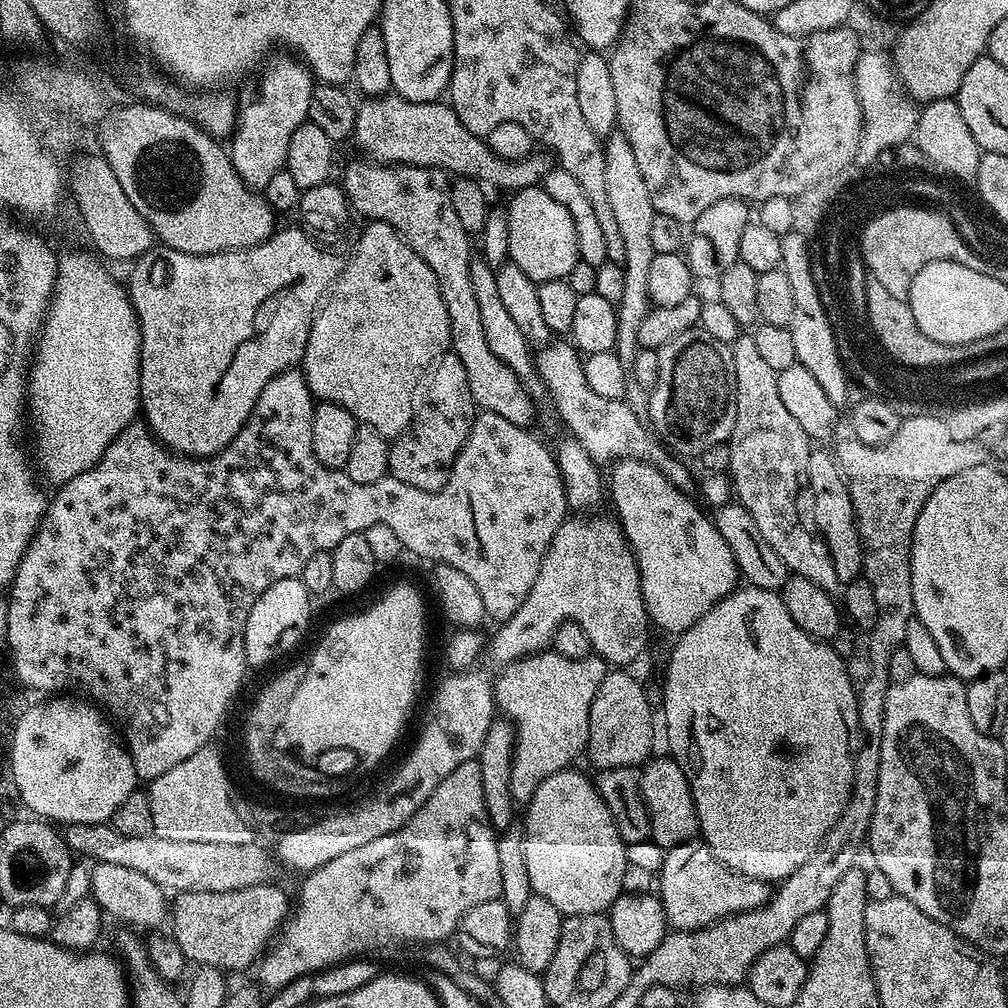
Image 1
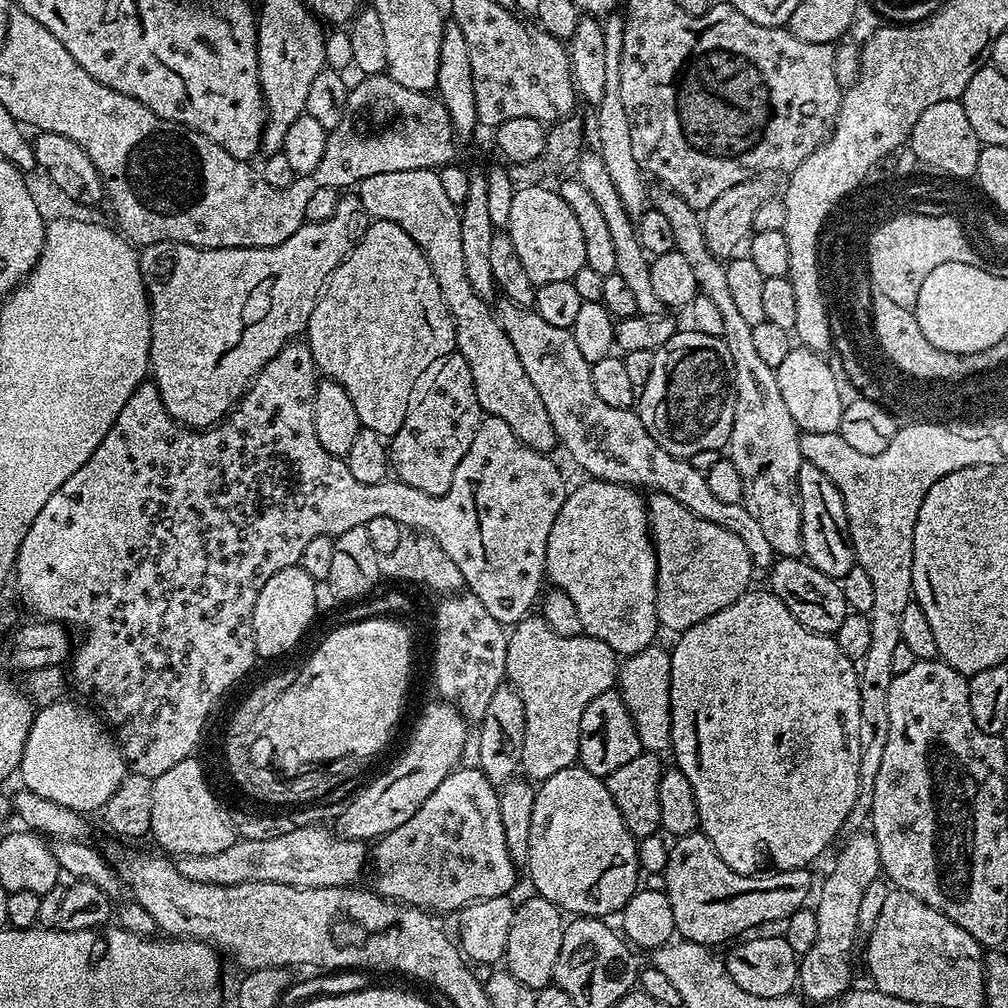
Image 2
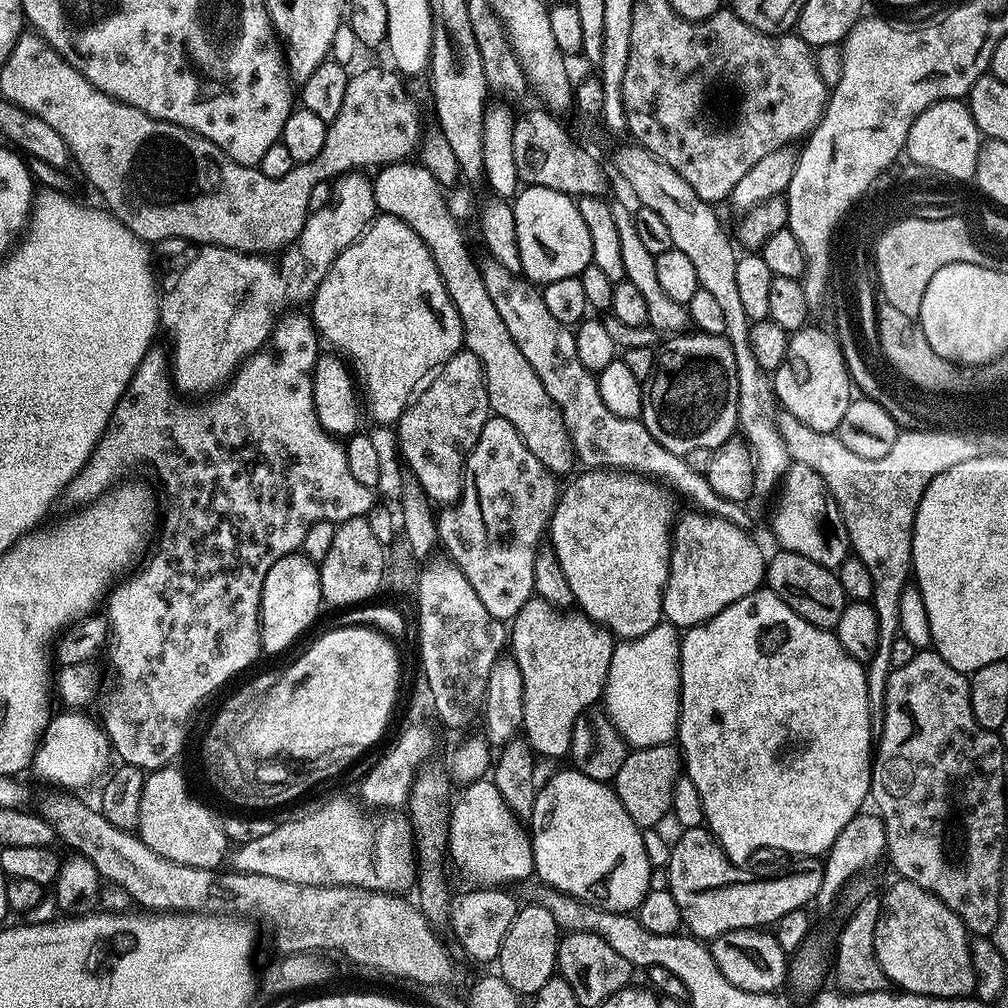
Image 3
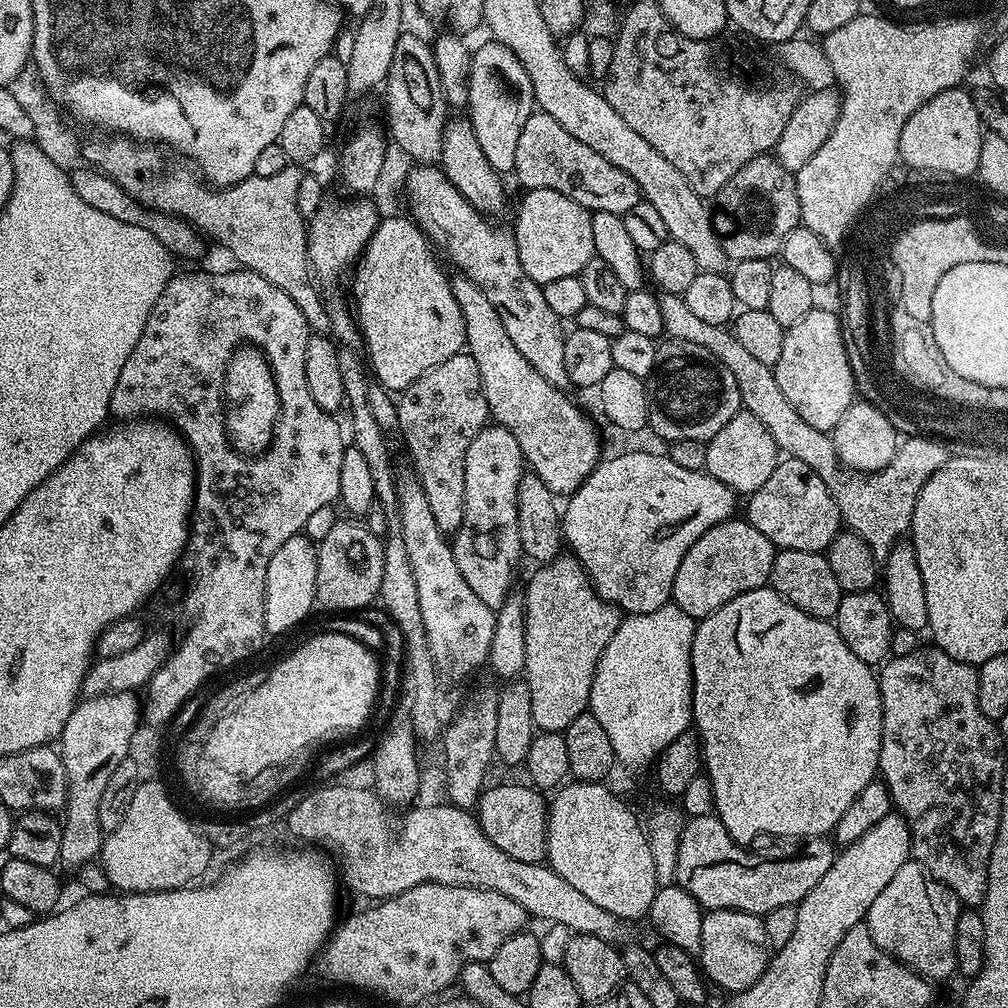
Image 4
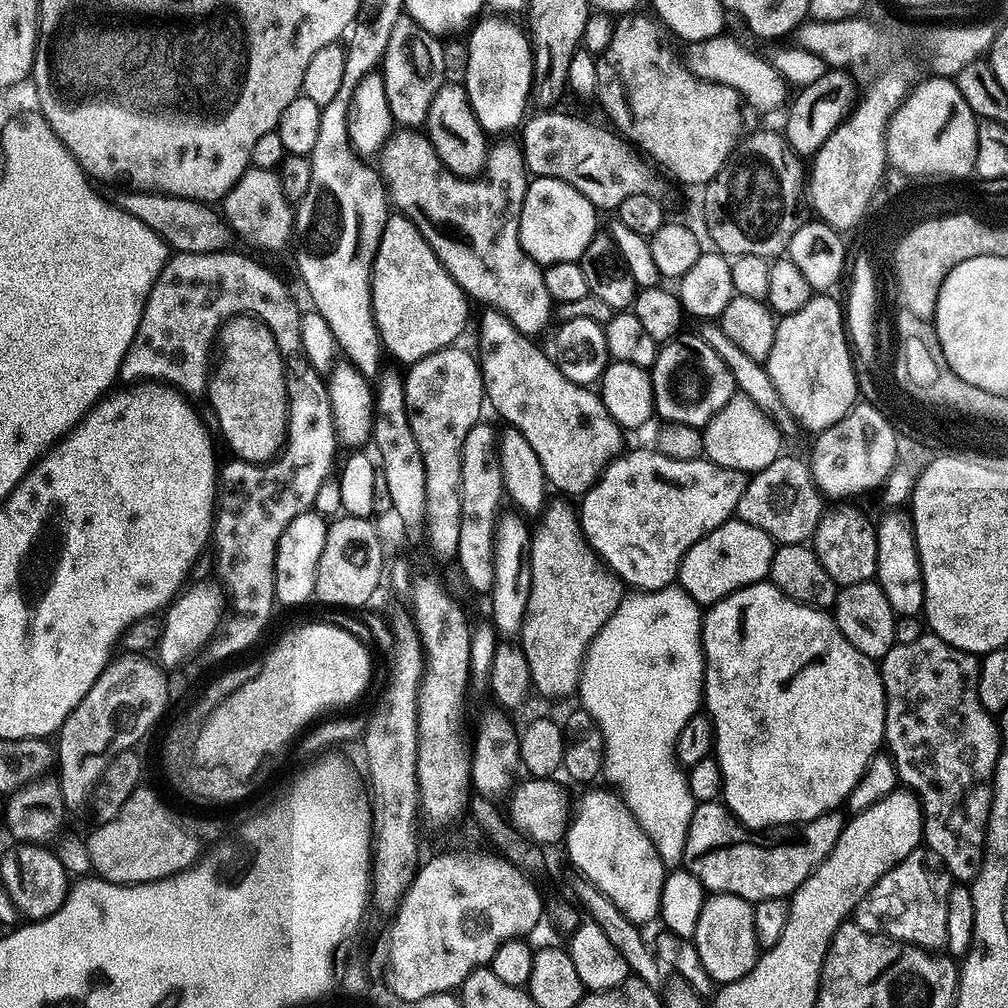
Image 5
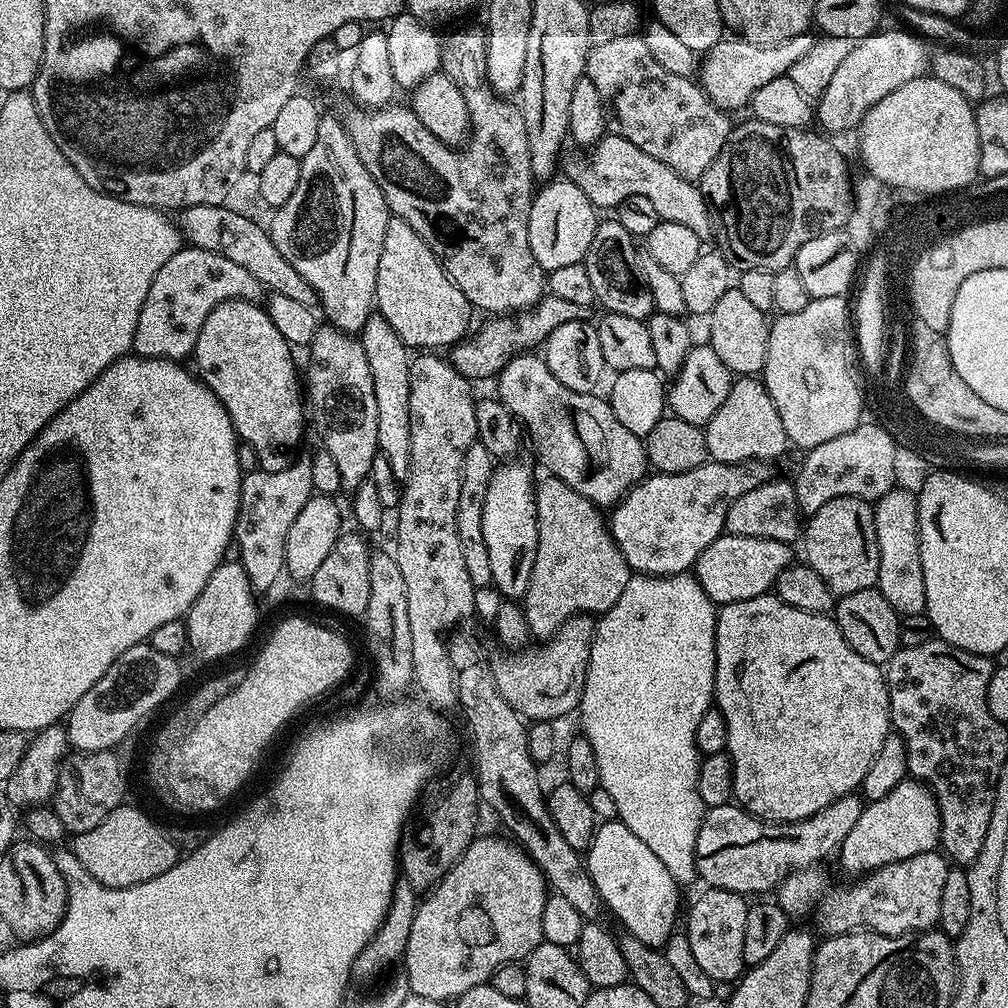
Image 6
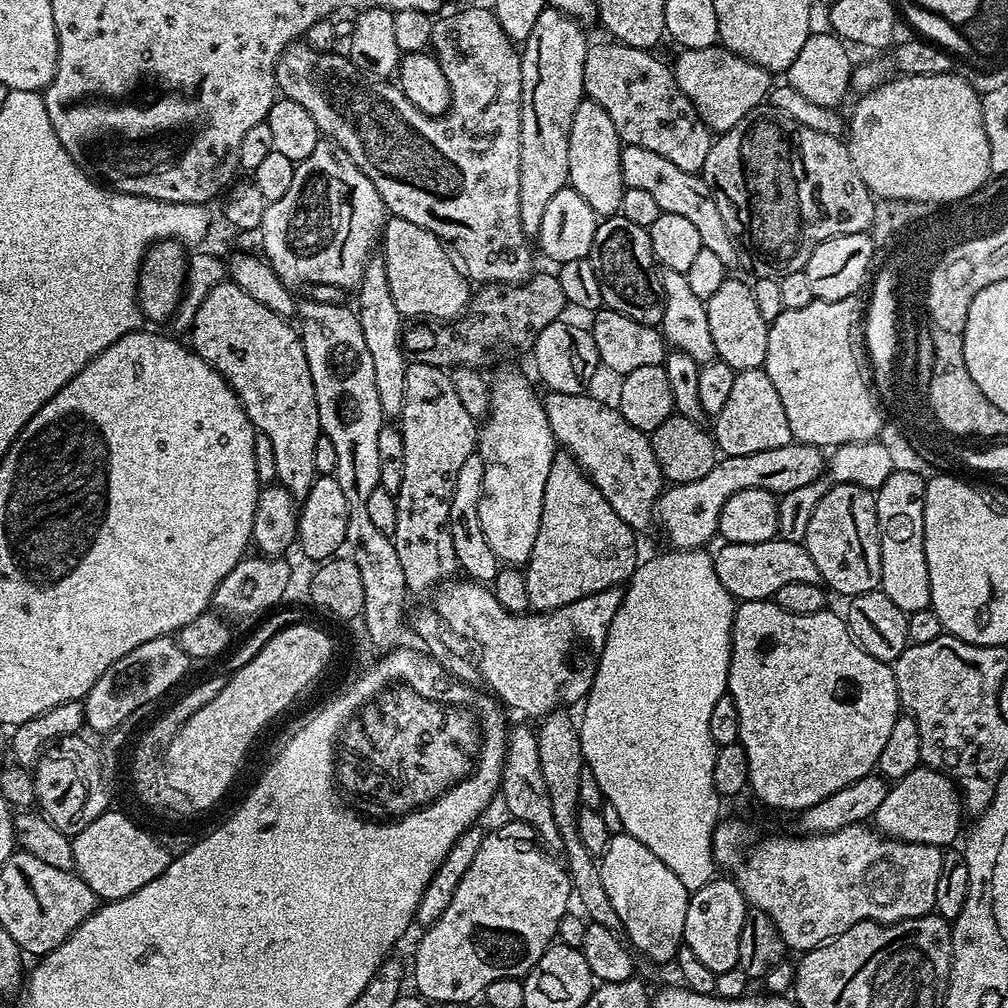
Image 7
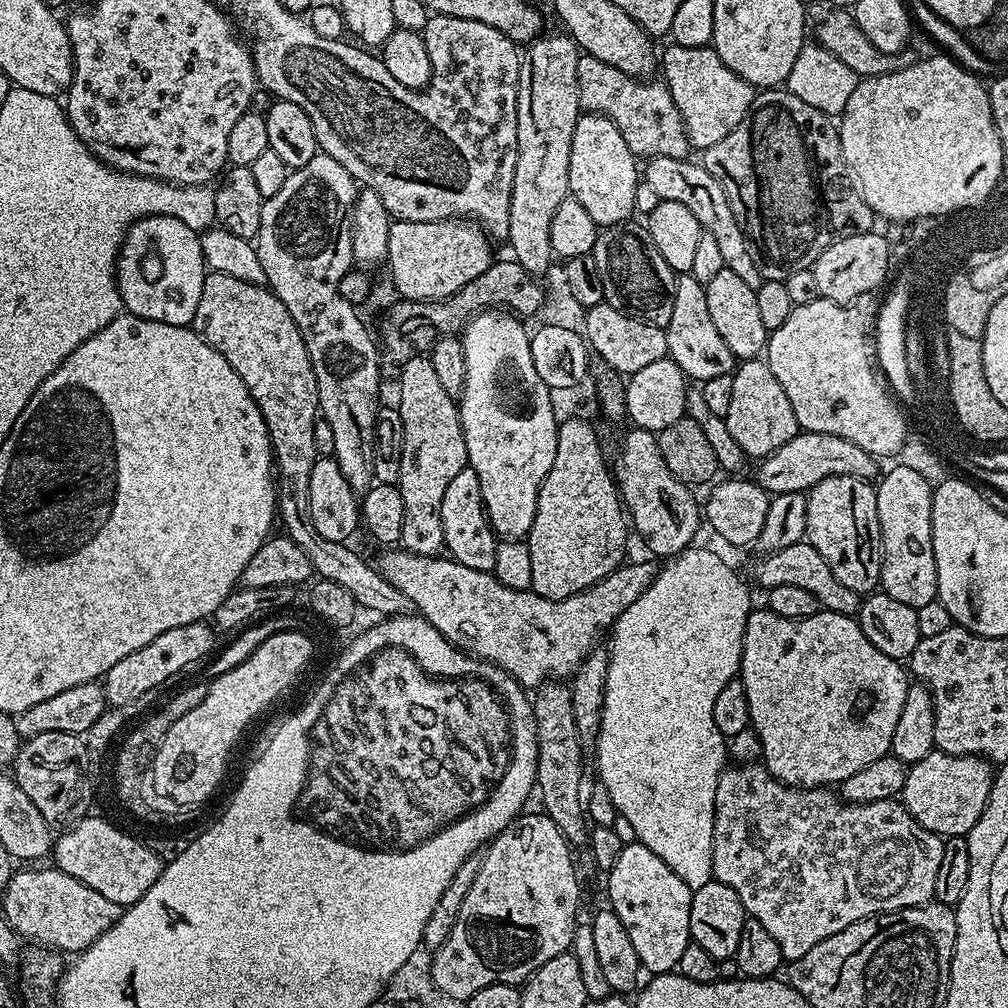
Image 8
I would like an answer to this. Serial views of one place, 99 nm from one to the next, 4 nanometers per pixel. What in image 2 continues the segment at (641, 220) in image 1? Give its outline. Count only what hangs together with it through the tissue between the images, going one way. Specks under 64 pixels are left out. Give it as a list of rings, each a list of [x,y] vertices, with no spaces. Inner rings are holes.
[[[612,14],[603,21],[606,34],[606,94],[602,102],[595,109],[596,112],[596,140],[602,162],[606,166],[606,174],[610,174],[610,182],[614,182],[614,190],[628,211],[629,216],[639,218],[645,210],[648,200],[648,188],[644,185],[645,173],[640,163],[634,158],[634,146],[630,143],[630,118],[626,118],[626,106],[622,106],[622,30],[623,19]]]

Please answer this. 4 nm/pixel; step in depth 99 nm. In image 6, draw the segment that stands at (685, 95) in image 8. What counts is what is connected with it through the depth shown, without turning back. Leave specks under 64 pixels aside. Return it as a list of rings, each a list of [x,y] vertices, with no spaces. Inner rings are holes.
[[[812,34],[786,38],[777,44],[755,44],[743,38],[722,38],[716,45],[703,53],[699,61],[698,83],[714,102],[714,106],[723,108],[725,112],[735,113],[735,108],[751,105],[754,94],[766,83],[776,78],[787,76],[790,66],[798,62],[817,44],[817,37]]]

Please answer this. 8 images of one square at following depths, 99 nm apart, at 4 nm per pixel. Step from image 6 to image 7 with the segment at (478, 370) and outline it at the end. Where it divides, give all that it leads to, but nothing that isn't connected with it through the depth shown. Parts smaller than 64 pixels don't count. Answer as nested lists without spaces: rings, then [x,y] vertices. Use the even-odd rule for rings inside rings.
[[[537,271],[528,277],[522,284],[486,284],[475,289],[474,295],[469,299],[466,314],[451,321],[450,326],[440,326],[435,332],[432,327],[424,322],[416,322],[413,328],[403,329],[403,349],[405,353],[417,364],[429,364],[445,370],[453,366],[461,368],[483,369],[483,364],[491,362],[495,356],[503,352],[527,353],[536,343],[538,334],[550,326],[550,322],[561,319],[565,315],[566,301],[562,294],[559,275]]]

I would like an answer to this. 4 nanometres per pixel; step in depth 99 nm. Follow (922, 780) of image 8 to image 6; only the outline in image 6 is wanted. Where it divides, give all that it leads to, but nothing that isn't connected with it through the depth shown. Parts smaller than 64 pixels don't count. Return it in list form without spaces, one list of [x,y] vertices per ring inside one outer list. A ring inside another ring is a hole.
[[[915,778],[903,780],[886,798],[878,798],[865,803],[862,818],[854,822],[850,834],[840,844],[838,857],[840,864],[852,875],[859,878],[876,868],[918,854],[934,852],[940,848],[940,807],[936,796],[926,784]]]

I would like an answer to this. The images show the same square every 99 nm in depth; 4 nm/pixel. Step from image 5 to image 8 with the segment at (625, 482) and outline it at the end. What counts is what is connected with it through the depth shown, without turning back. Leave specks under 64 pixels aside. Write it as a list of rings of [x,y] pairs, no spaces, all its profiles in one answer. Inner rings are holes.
[[[797,432],[786,446],[778,446],[771,454],[759,461],[760,469],[754,473],[754,479],[765,492],[803,492],[814,487],[822,478],[831,476],[856,476],[860,480],[875,481],[881,475],[877,457],[871,456],[862,446],[854,446],[846,438],[821,432]]]

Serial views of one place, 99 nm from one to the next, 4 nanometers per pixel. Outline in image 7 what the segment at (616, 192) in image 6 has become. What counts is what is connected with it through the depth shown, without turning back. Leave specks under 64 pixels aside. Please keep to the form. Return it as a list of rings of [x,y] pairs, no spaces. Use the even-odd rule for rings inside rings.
[[[627,145],[620,154],[620,177],[625,185],[634,190],[646,190],[658,202],[661,212],[682,214],[698,229],[698,238],[702,238],[702,248],[714,250],[718,258],[722,258],[724,267],[732,270],[738,264],[738,244],[726,230],[726,222],[722,222],[722,214],[718,214],[718,206],[706,186],[703,175],[678,170],[674,162],[662,158],[662,154],[654,154],[654,150],[642,150],[642,146]]]

